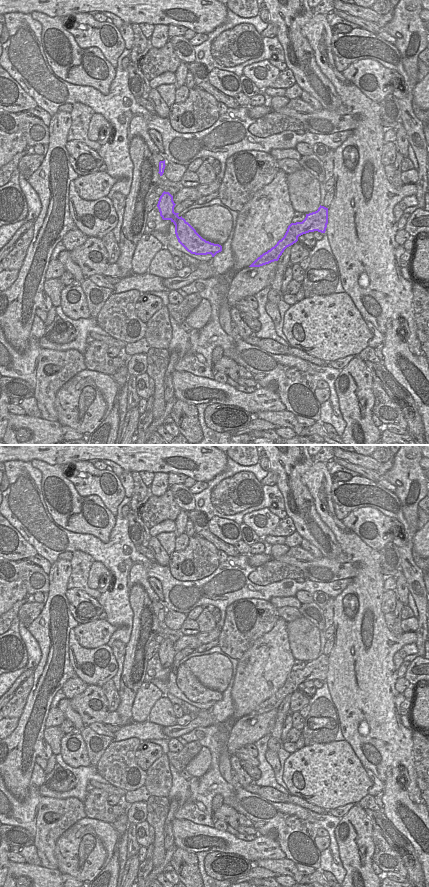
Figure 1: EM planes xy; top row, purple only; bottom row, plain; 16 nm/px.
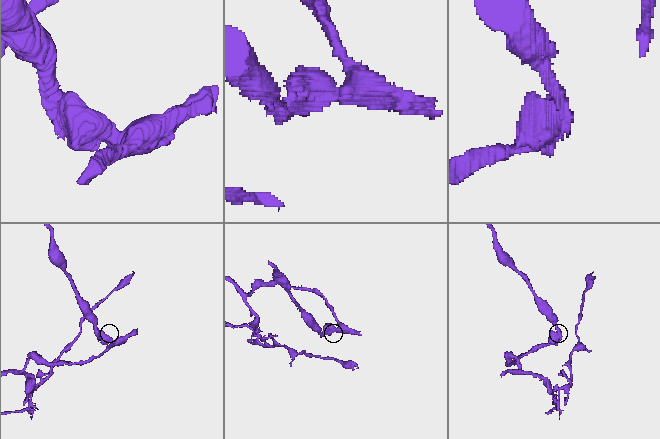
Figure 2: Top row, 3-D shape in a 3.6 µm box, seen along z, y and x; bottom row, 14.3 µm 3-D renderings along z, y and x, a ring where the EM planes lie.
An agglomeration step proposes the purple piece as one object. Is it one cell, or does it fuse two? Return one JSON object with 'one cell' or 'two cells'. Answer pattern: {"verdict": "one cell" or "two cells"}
{"verdict": "two cells"}

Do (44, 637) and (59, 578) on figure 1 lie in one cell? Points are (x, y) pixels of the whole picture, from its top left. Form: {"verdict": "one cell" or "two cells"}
{"verdict": "one cell"}

